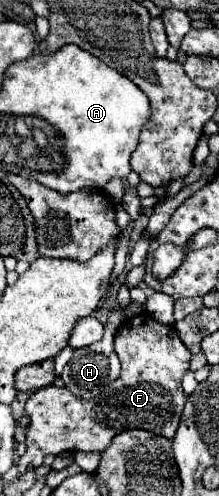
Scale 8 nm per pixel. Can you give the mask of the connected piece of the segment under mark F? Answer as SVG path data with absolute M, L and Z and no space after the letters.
M140 314L118 328L114 346L122 362L122 372L112 384L114 392L96 400L80 400L70 394L70 390L56 386L32 392L26 402L26 416L30 418L30 424L26 430L26 454L18 460L18 476L22 476L30 464L42 466L46 454L58 456L62 452L78 450L102 452L122 430L142 428L164 438L172 438L176 434L186 402L180 382L192 358L184 342L178 334L174 334L172 326L156 322L150 314Z

